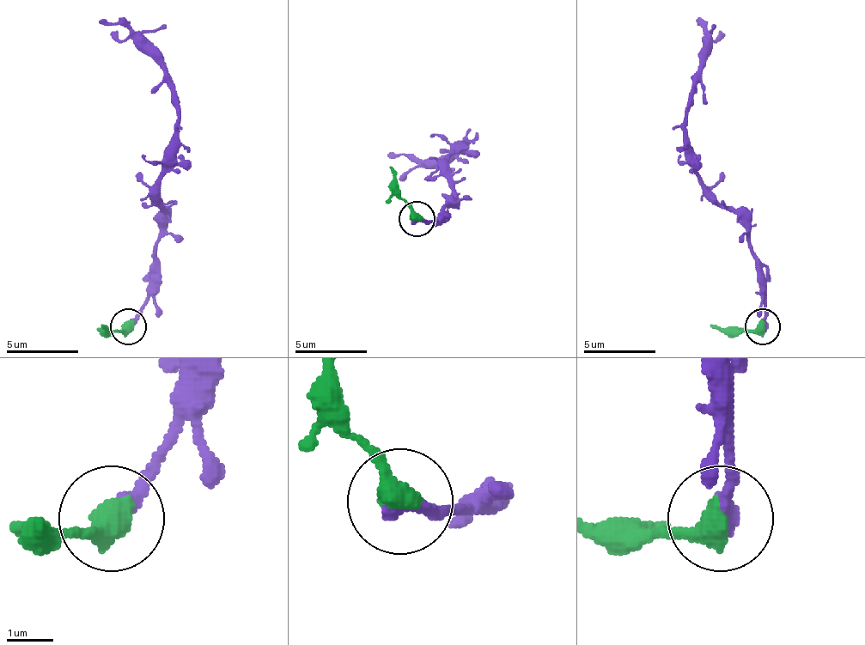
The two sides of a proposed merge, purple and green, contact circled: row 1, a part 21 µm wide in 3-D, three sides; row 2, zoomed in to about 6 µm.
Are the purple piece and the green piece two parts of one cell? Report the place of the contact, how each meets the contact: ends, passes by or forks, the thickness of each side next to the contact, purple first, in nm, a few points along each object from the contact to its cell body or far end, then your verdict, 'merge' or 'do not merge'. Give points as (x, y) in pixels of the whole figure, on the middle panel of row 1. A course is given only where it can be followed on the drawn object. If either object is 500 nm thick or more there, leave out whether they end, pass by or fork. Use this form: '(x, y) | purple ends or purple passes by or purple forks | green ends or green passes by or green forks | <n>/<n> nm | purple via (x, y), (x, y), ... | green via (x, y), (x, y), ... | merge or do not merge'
(417, 219) | 360/600 nm | purple via (417, 220), (435, 220), (449, 205), (449, 162), (464, 144), (453, 155), (417, 159), (388, 151) | green via (417, 220), (399, 194), (388, 166) | do not merge

